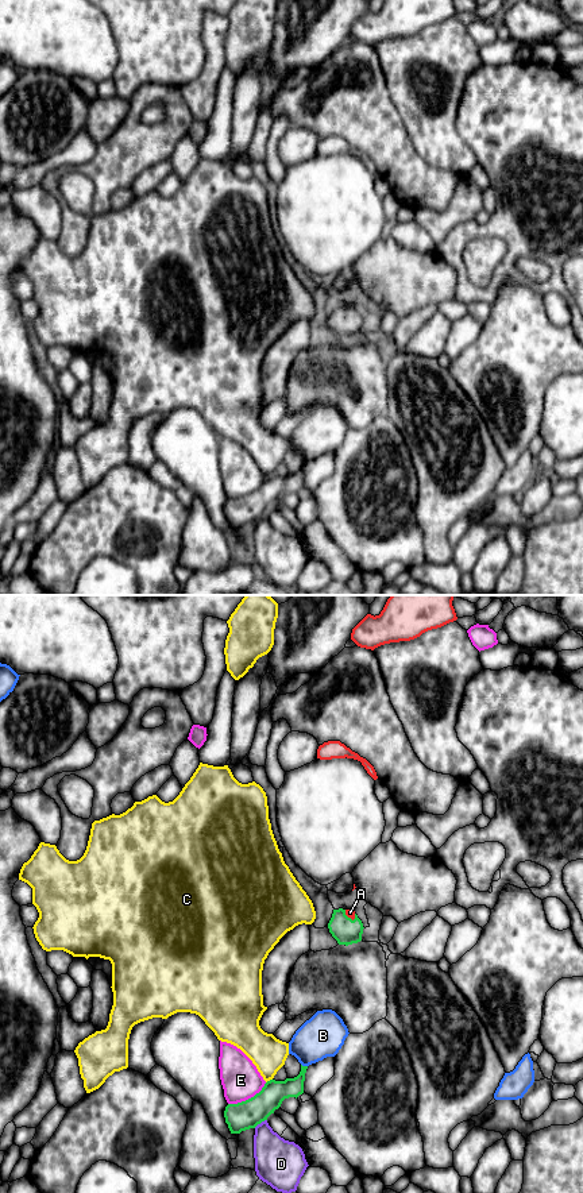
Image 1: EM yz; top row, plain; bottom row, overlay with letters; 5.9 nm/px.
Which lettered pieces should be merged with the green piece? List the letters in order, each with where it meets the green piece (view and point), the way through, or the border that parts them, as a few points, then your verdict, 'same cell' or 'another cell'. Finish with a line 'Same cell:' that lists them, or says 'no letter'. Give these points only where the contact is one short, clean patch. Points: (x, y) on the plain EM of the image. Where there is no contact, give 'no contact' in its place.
A: contact yz (347, 312); way yz (344, 325), (347, 312), (350, 308); same cell
B: contact yz (304, 462); another cell
C: contact yz (270, 475); another cell
D: contact yz (259, 518); another cell
E: contact yz (248, 494); another cell
Same cell: A

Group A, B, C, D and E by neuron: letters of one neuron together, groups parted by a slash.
A / B / C / D / E

